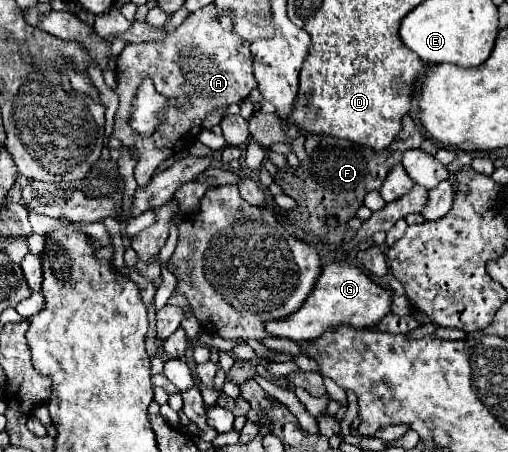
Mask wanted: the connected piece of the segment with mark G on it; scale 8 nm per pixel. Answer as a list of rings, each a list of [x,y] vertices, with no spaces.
[[[333,261],[321,267],[321,277],[315,281],[313,291],[303,301],[301,309],[291,313],[289,317],[281,321],[269,321],[265,323],[265,329],[273,337],[291,339],[291,341],[315,341],[325,331],[349,325],[355,329],[363,329],[369,325],[379,323],[389,311],[391,311],[391,297],[393,293],[373,283],[361,269],[355,265],[349,265],[345,261]]]

